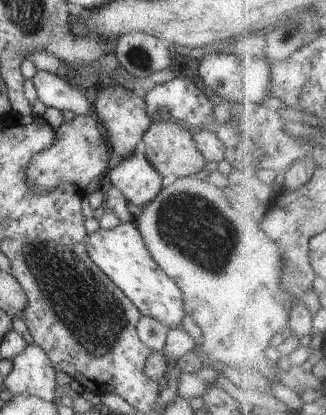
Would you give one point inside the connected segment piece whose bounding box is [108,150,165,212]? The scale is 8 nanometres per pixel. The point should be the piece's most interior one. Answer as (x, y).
(134, 176)

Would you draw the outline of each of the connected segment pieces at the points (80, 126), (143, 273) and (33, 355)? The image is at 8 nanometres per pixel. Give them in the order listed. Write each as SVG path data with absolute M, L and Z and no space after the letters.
M91 112L76 115L72 120L64 122L55 132L54 142L30 160L25 168L25 181L34 195L47 193L56 189L61 183L74 183L83 190L94 178L100 176L108 168L111 153L100 130L100 121Z
M120 223L112 229L98 229L85 238L90 260L134 303L143 314L171 327L180 327L185 310L180 287L152 258L135 223Z
M28 343L11 361L13 367L4 377L2 390L10 390L14 399L20 395L56 399L56 370L39 344Z

